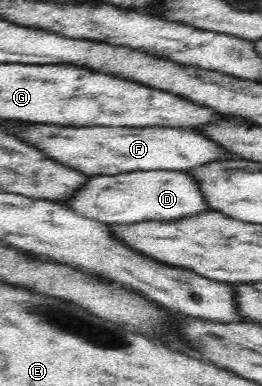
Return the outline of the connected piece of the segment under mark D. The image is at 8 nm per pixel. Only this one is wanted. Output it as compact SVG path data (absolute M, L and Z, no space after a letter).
M167 171L127 173L119 177L95 177L75 197L71 209L81 213L83 217L113 225L135 225L141 221L179 221L183 217L197 217L201 213L211 211L207 199L203 197L201 185L193 175Z

